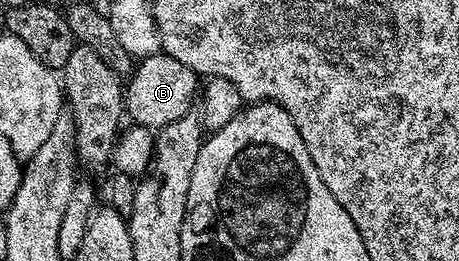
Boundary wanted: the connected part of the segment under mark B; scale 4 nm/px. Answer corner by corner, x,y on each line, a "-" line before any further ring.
165,53
149,55
135,66
125,84
124,111
129,118
130,115
134,118
133,122
139,127
161,129
187,118
199,91
200,76
188,65
180,65
180,61

